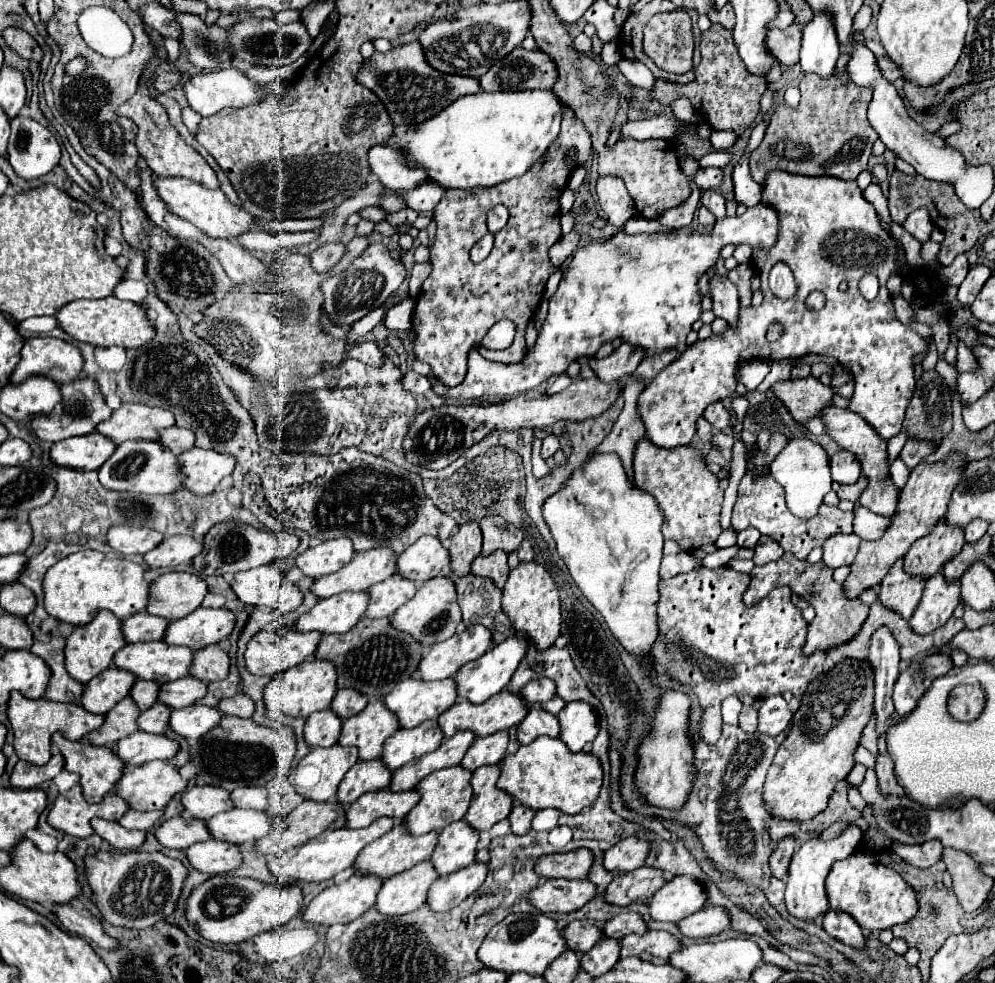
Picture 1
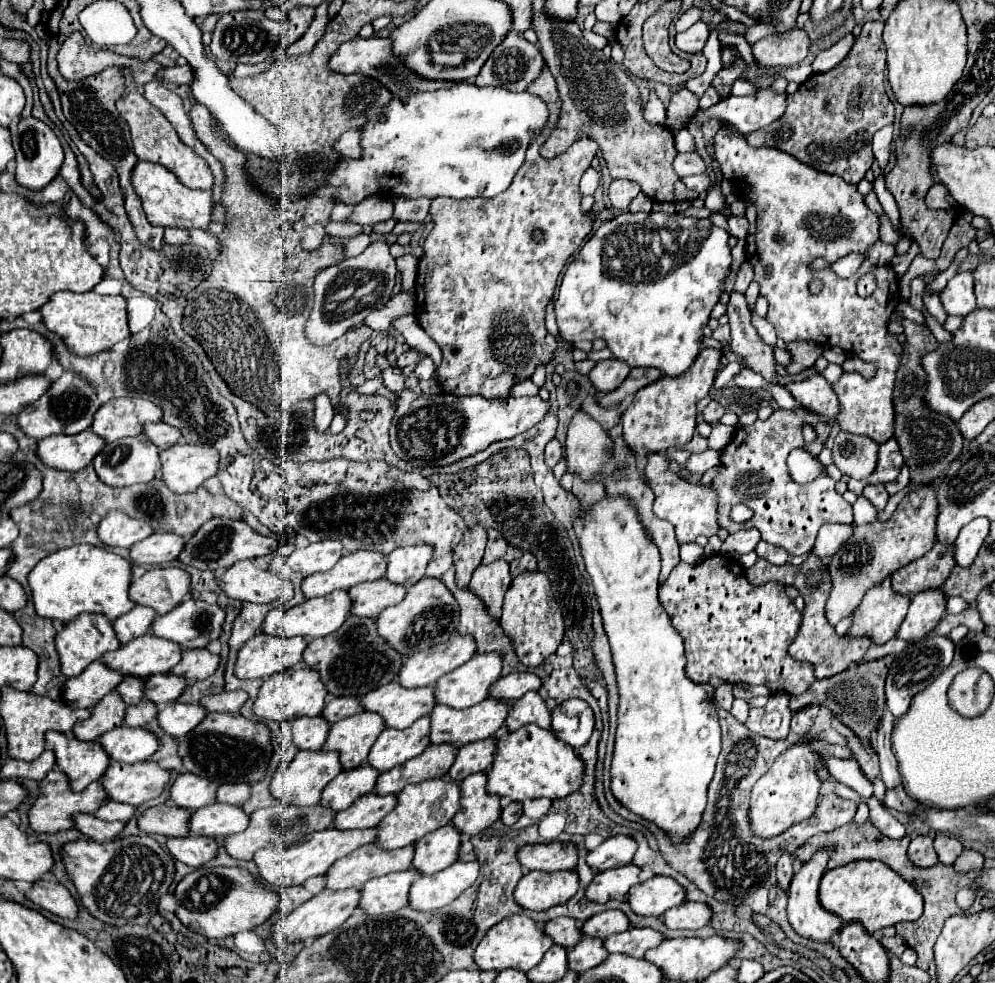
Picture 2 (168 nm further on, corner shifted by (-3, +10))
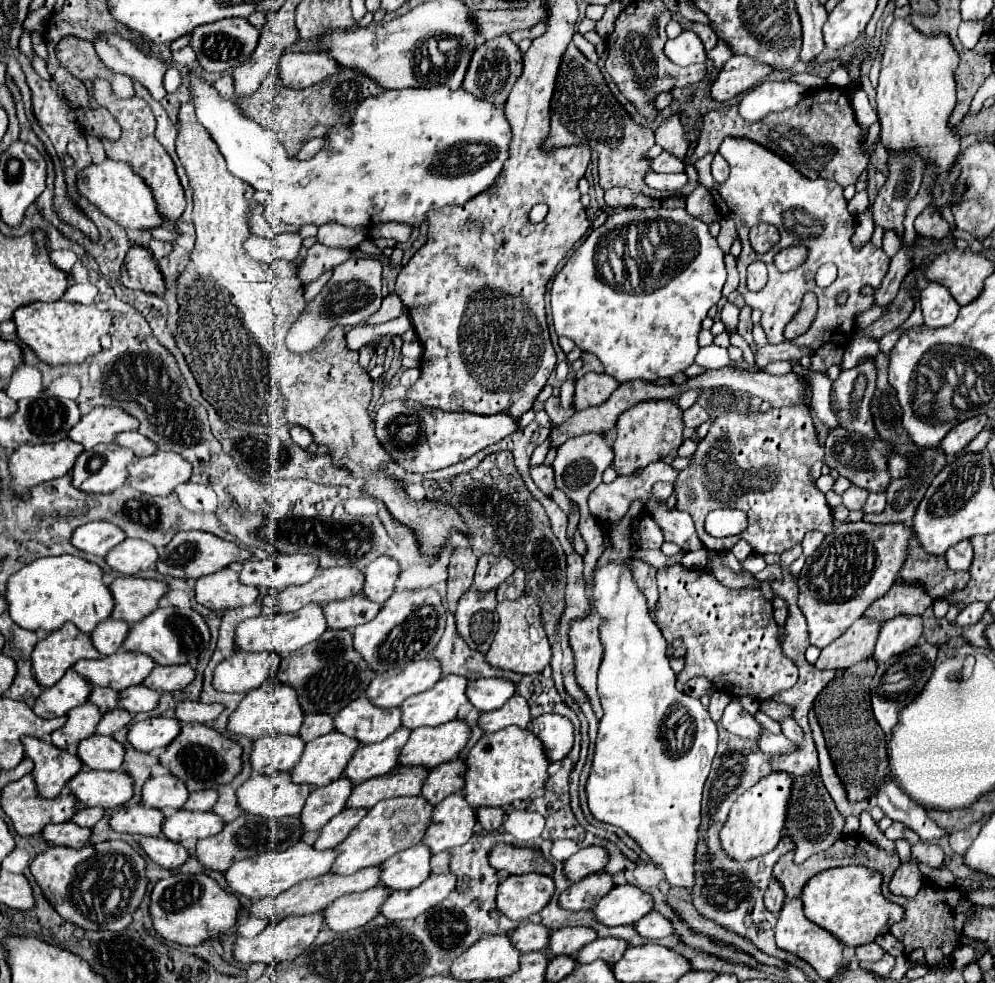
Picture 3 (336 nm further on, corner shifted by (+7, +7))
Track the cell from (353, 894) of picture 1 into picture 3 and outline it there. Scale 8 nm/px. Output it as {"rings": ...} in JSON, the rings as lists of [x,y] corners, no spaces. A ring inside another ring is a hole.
{"rings":[[[314,912],[306,916],[286,916],[278,924],[270,924],[264,932],[260,932],[254,938],[238,938],[234,944],[234,958],[242,964],[250,964],[250,962],[272,964],[272,962],[294,960],[314,942],[314,938],[322,928],[324,928],[324,912]]]}

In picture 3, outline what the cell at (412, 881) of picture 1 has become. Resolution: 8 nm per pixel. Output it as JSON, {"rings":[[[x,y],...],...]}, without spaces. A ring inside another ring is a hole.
{"rings":[[[382,884],[364,892],[340,896],[338,900],[334,900],[334,904],[330,904],[330,908],[324,910],[326,926],[334,932],[346,932],[364,926],[376,914],[380,914],[380,908],[388,896],[390,890],[382,888]]]}

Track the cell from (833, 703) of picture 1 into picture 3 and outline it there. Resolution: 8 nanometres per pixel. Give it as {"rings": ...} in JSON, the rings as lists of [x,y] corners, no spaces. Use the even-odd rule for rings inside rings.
{"rings":[[[772,772],[756,786],[746,790],[730,808],[728,820],[720,832],[722,848],[728,856],[734,856],[734,860],[750,860],[754,856],[770,852],[782,838],[782,830],[788,816],[790,796],[794,788],[794,776],[786,772]]]}

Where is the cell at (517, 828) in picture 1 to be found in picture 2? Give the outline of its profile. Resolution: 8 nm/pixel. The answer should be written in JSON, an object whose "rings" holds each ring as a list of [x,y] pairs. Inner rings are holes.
{"rings":[[[508,803],[508,805],[502,809],[502,813],[500,813],[500,821],[502,821],[506,827],[510,827],[510,825],[514,825],[514,823],[520,819],[520,815],[522,815],[522,803]]]}

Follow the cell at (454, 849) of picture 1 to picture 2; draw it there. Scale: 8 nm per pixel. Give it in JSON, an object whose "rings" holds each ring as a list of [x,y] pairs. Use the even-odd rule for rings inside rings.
{"rings":[[[448,823],[442,829],[436,829],[434,833],[428,833],[416,841],[412,867],[422,875],[438,873],[458,861],[458,847],[460,833],[452,823]]]}

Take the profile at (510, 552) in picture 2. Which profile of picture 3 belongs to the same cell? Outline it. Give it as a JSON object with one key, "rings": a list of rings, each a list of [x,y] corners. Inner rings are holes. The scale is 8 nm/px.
{"rings":[[[482,554],[474,574],[474,588],[480,592],[496,590],[514,572],[514,568],[514,562],[506,556]]]}

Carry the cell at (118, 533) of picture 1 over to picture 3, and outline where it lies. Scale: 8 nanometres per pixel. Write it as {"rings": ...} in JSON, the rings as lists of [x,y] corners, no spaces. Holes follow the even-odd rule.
{"rings":[[[88,522],[74,530],[72,544],[84,552],[106,556],[114,546],[126,540],[126,532],[112,522]]]}

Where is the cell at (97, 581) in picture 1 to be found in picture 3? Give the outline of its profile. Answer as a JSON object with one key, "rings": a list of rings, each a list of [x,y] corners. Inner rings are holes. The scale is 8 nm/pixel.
{"rings":[[[62,554],[50,558],[38,558],[26,564],[8,580],[6,600],[12,620],[26,630],[54,632],[64,622],[74,622],[82,632],[92,634],[94,628],[110,618],[114,598],[110,588],[102,582],[102,568],[78,556]]]}

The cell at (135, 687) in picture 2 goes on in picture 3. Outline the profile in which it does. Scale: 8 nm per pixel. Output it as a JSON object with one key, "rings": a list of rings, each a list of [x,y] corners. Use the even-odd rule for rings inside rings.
{"rings":[[[92,688],[92,694],[88,698],[90,702],[98,704],[98,708],[102,712],[108,712],[108,710],[114,710],[118,706],[118,692],[114,692],[112,688]]]}

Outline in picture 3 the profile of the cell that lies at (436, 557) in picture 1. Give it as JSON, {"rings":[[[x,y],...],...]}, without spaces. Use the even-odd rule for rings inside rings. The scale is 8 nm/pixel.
{"rings":[[[380,556],[378,560],[374,560],[372,564],[366,566],[364,574],[366,574],[364,594],[370,600],[382,604],[394,592],[394,584],[400,576],[400,564],[398,564],[398,560],[390,558],[390,556]]]}

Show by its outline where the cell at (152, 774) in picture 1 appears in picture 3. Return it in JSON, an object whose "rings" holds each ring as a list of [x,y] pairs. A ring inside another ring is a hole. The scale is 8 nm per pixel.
{"rings":[[[84,768],[70,780],[68,788],[76,794],[80,810],[92,808],[94,804],[102,804],[100,808],[104,810],[124,806],[134,796],[134,780],[128,772]]]}

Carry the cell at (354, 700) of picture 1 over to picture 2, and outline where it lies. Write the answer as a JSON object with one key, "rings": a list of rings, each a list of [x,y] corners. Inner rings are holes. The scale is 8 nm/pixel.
{"rings":[[[328,697],[322,717],[330,725],[334,725],[336,721],[340,721],[344,717],[350,717],[350,715],[356,715],[360,711],[362,711],[362,707],[360,707],[356,697]]]}

